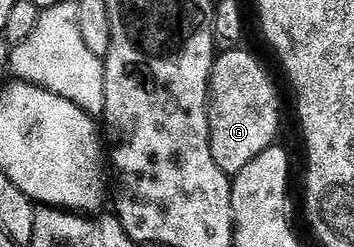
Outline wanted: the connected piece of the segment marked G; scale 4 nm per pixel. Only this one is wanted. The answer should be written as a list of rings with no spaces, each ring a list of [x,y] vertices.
[[[247,48],[237,50],[222,51],[215,59],[215,66],[211,69],[211,89],[207,99],[207,115],[209,116],[209,128],[211,129],[211,151],[213,152],[213,160],[217,160],[217,168],[221,168],[221,172],[225,172],[229,176],[234,176],[241,172],[241,168],[245,168],[245,164],[249,164],[249,160],[257,160],[257,156],[261,156],[261,152],[265,152],[269,147],[276,145],[279,134],[279,98],[275,95],[275,86],[271,83],[269,75],[263,71],[263,66],[247,51]]]

